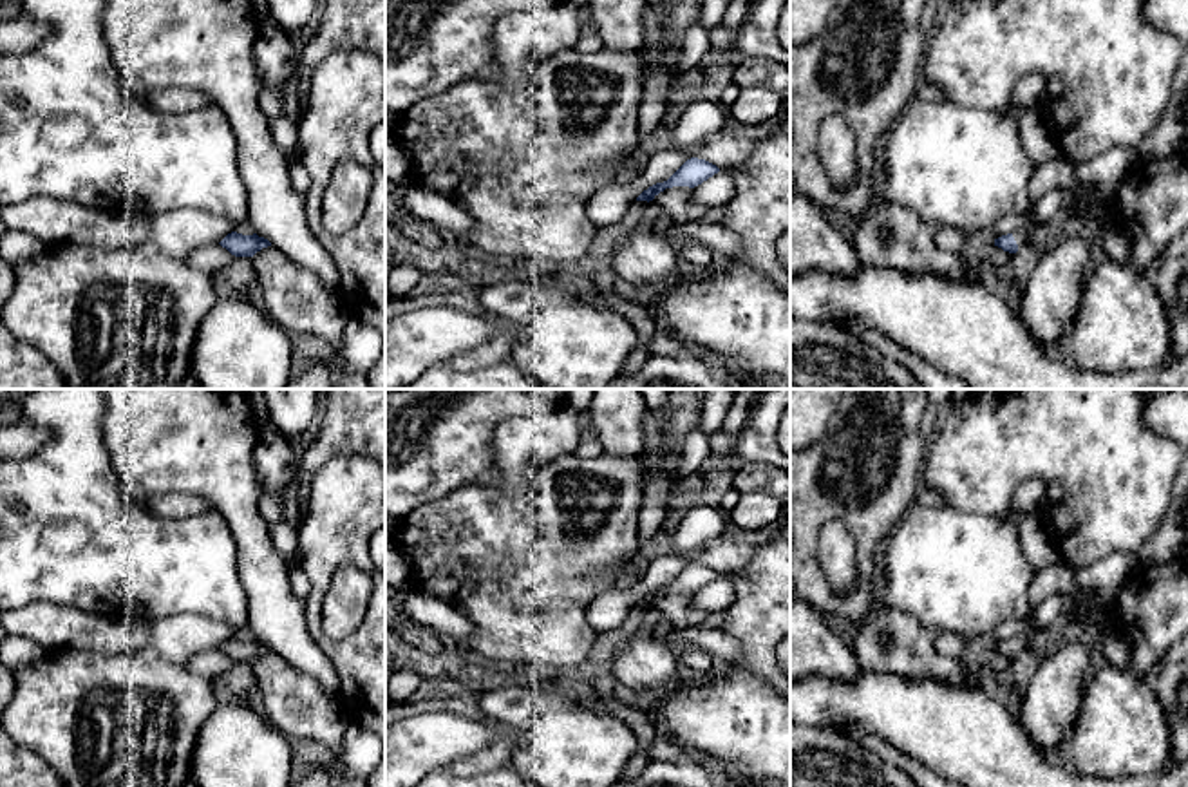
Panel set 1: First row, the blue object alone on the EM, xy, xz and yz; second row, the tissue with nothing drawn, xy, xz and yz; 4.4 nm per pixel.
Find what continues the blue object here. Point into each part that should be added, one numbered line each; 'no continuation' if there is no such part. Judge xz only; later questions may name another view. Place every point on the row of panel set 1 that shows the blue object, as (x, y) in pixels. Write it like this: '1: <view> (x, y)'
no continuation

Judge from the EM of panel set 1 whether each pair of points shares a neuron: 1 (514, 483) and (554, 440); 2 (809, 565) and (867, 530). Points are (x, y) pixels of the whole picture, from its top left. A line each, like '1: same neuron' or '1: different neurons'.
1: same neuron
2: same neuron

